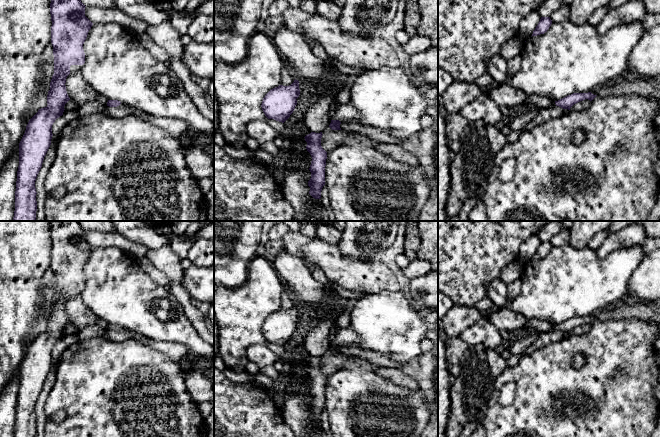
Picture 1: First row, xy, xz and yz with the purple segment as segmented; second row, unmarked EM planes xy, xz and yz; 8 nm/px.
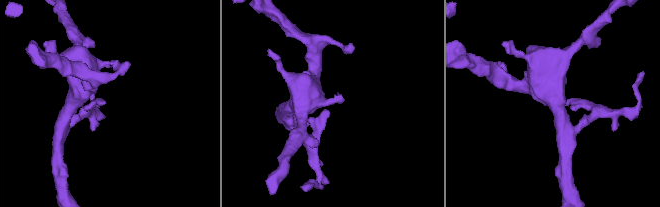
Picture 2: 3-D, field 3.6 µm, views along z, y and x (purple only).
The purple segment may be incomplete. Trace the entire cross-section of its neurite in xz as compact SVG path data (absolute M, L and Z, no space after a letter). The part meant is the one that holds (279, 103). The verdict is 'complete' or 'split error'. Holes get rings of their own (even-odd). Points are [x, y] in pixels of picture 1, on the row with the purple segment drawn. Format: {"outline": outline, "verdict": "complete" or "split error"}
{"outline": "M296 79L289 86L279 85L271 89L261 104L265 116L284 123L293 113L299 95L299 81Z", "verdict": "complete"}

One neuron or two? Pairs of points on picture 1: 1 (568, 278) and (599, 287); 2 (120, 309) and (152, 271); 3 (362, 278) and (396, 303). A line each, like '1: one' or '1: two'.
1: one
2: two
3: two

